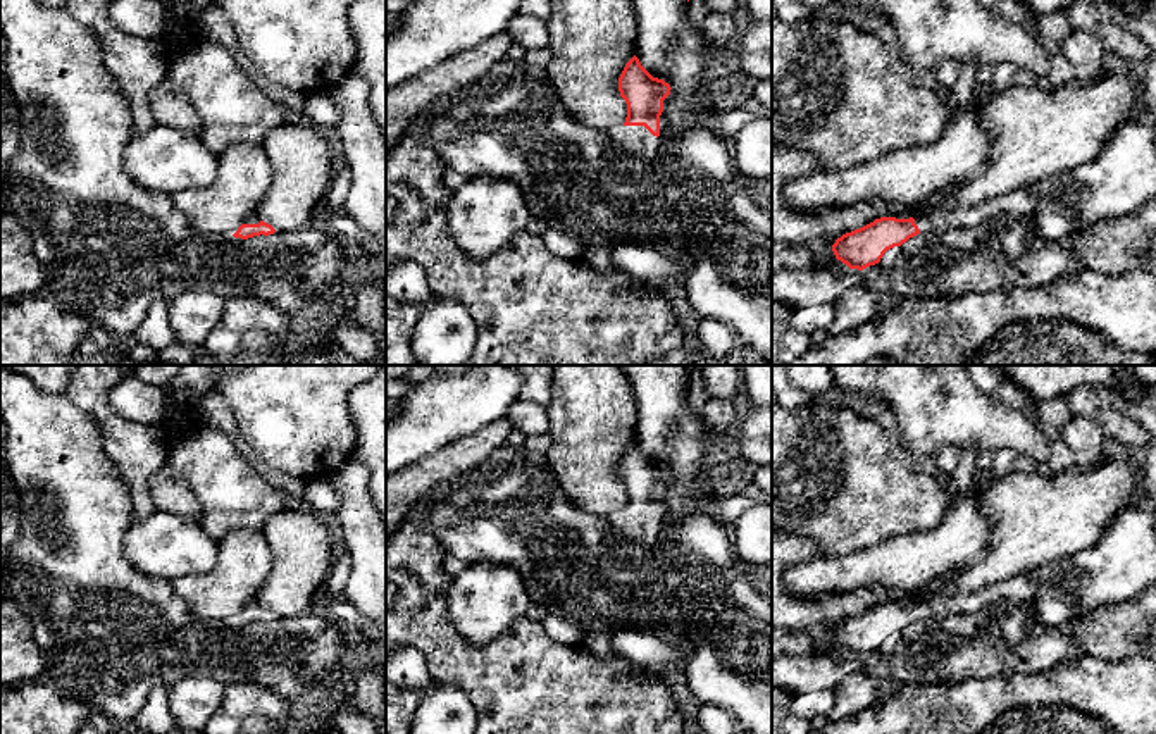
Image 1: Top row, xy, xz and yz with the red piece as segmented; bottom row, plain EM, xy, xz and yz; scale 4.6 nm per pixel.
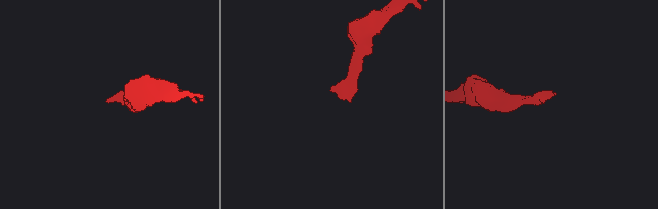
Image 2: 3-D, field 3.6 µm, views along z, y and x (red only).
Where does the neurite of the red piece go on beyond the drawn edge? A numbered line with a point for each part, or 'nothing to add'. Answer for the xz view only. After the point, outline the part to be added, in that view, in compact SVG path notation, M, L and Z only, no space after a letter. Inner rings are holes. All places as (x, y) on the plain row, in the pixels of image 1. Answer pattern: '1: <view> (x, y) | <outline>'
1: xz (636, 528) | M622 512L617 513L612 520L613 538L608 543L606 550L613 562L620 567L629 565L629 558L620 551L618 541L637 544L641 550L649 548L651 539L658 529L658 524L653 522L644 512Z

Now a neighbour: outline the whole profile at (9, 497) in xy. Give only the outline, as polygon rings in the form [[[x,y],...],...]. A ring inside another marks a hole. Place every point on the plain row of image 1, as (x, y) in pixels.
[[[0,420],[0,579],[7,575],[9,550],[21,532],[21,496],[9,474],[5,424]]]

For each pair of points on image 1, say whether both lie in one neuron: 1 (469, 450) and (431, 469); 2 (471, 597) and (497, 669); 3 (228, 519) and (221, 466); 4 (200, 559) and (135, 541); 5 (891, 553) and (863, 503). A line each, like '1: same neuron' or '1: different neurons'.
1: same neuron
2: different neurons
3: same neuron
4: same neuron
5: different neurons

